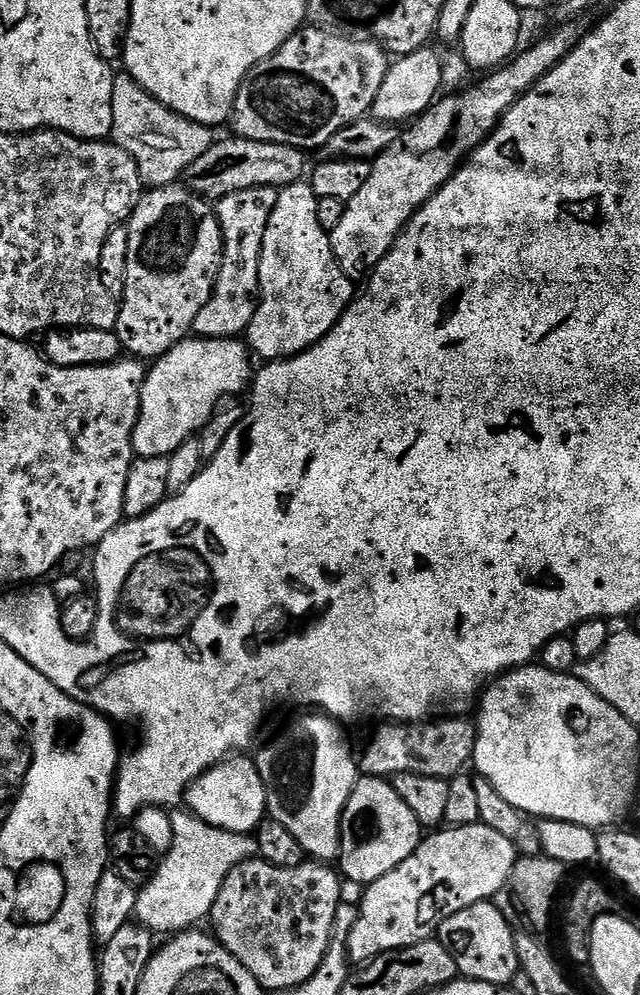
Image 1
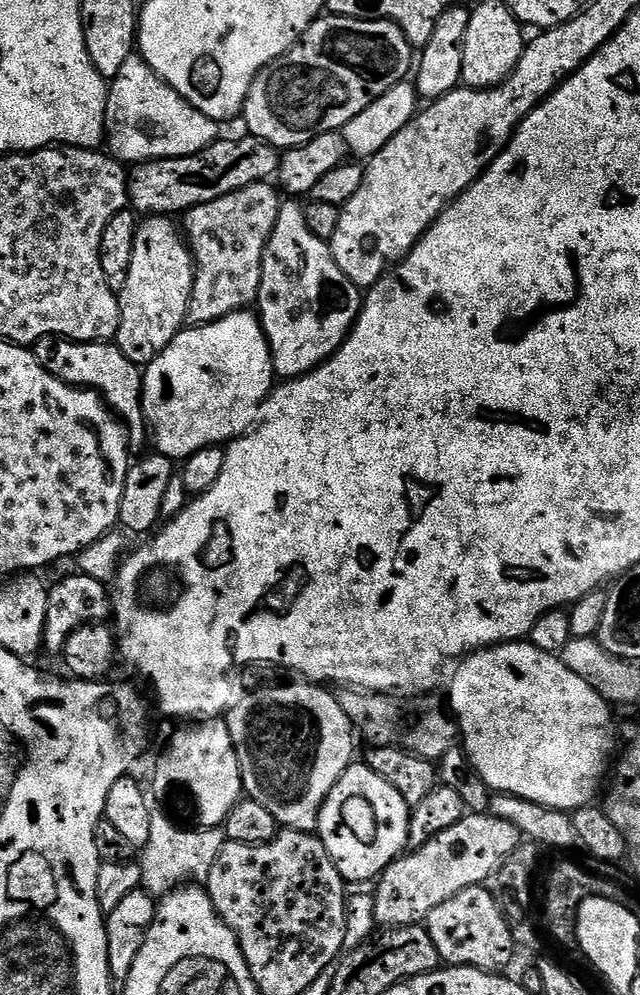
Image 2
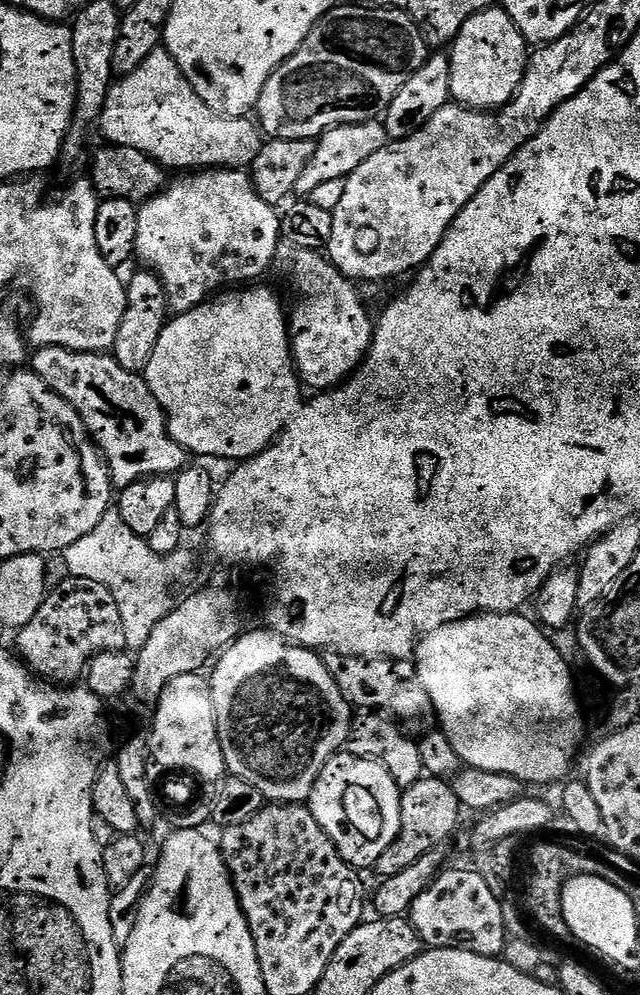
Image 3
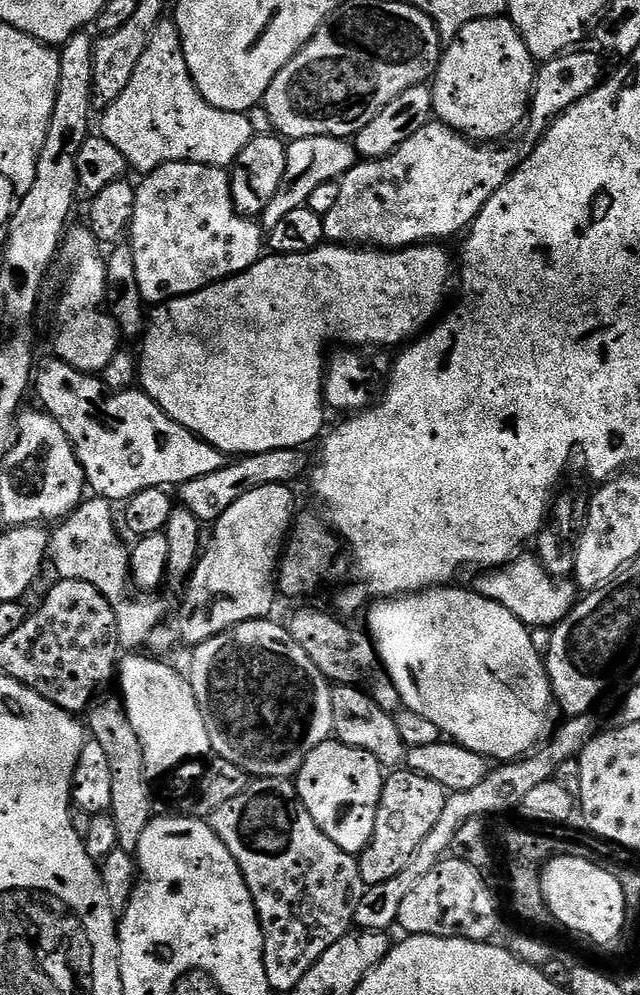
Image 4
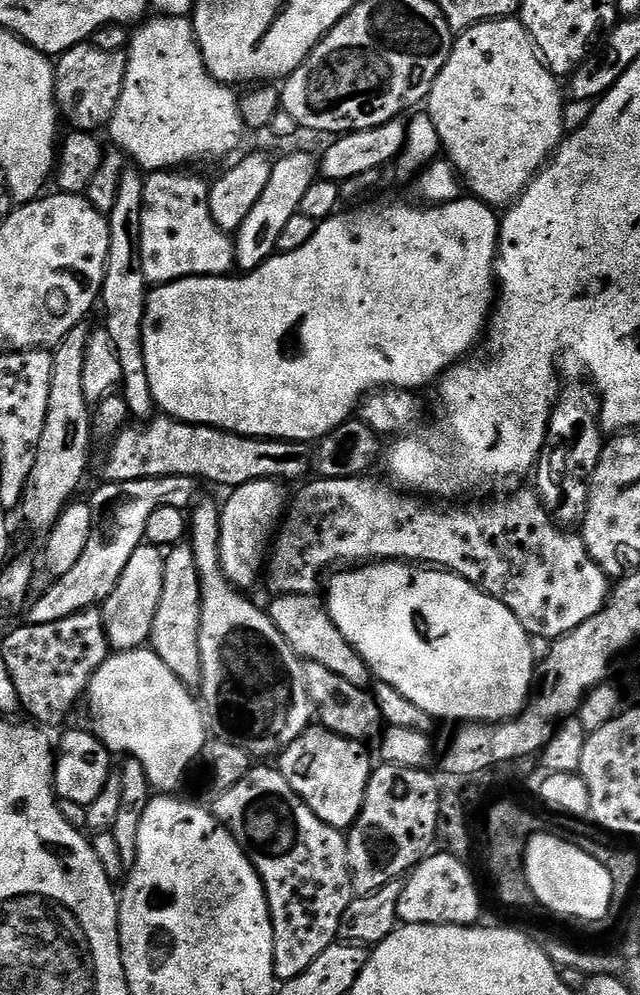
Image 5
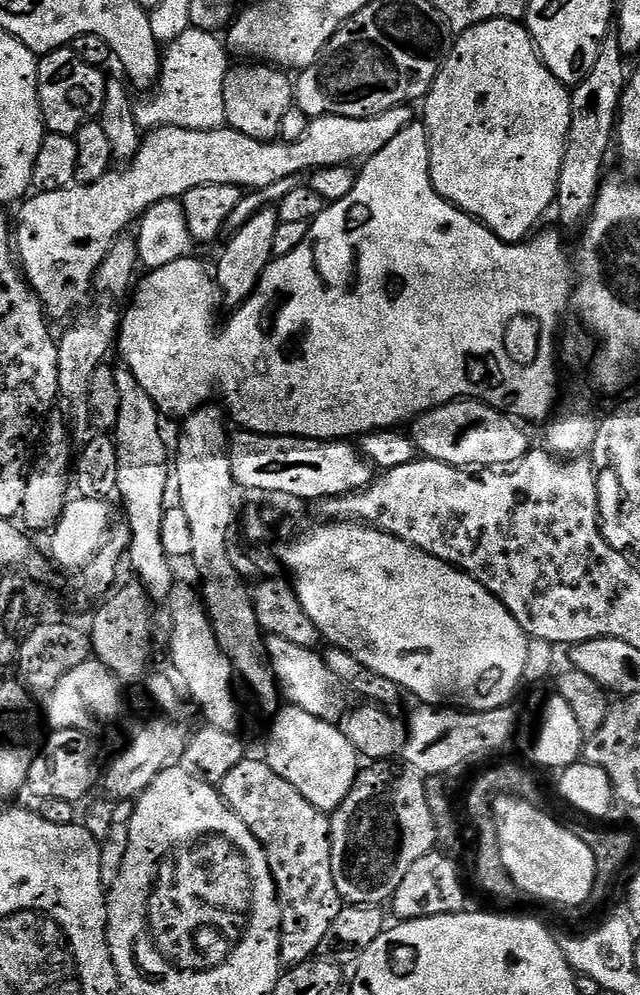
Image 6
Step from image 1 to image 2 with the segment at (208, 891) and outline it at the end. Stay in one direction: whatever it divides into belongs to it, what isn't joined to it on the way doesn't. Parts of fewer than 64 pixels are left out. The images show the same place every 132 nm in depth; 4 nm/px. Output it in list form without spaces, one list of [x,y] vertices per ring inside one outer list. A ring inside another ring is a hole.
[[[153,811],[150,826],[150,842],[139,853],[138,863],[142,870],[142,887],[152,896],[163,898],[185,883],[187,876],[207,877],[214,866],[226,836],[220,828],[200,828],[191,832],[179,828],[166,813]]]

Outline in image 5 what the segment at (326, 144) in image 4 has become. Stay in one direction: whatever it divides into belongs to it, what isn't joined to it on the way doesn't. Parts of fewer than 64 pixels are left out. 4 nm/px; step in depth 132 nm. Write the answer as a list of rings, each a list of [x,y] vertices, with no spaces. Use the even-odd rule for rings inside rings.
[[[294,152],[273,163],[270,182],[266,182],[266,190],[262,190],[262,198],[254,202],[254,210],[246,214],[246,222],[242,222],[239,232],[235,233],[236,245],[235,267],[241,273],[253,272],[263,264],[269,256],[276,252],[278,234],[286,227],[290,218],[298,215],[302,198],[306,190],[318,179],[318,160],[308,152]]]

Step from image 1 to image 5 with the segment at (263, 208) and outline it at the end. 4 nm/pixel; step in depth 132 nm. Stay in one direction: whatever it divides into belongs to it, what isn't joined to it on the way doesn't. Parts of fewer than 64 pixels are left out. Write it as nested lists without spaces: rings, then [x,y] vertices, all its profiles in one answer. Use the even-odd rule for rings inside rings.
[[[180,170],[154,172],[144,181],[140,261],[145,281],[152,286],[191,276],[227,276],[234,268],[233,237],[220,231],[208,210],[209,181],[182,173]]]

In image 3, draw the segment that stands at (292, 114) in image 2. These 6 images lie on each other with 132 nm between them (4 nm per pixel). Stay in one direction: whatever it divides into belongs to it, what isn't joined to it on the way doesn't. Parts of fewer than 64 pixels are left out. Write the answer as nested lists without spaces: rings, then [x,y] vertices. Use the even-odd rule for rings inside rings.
[[[348,4],[331,8],[320,21],[312,28],[306,39],[302,42],[302,46],[290,57],[285,64],[280,64],[272,72],[272,77],[266,82],[266,86],[260,95],[260,101],[255,106],[255,111],[260,112],[258,115],[258,124],[261,129],[269,137],[278,140],[316,140],[324,135],[329,128],[338,128],[342,124],[367,124],[375,121],[377,117],[388,111],[390,102],[394,102],[394,98],[398,94],[398,90],[402,90],[402,86],[406,86],[406,82],[410,82],[410,78],[417,70],[428,61],[430,49],[428,41],[424,38],[424,33],[420,31],[419,26],[412,21],[408,13],[398,10],[397,8],[374,8],[365,6],[359,8],[356,4]]]

